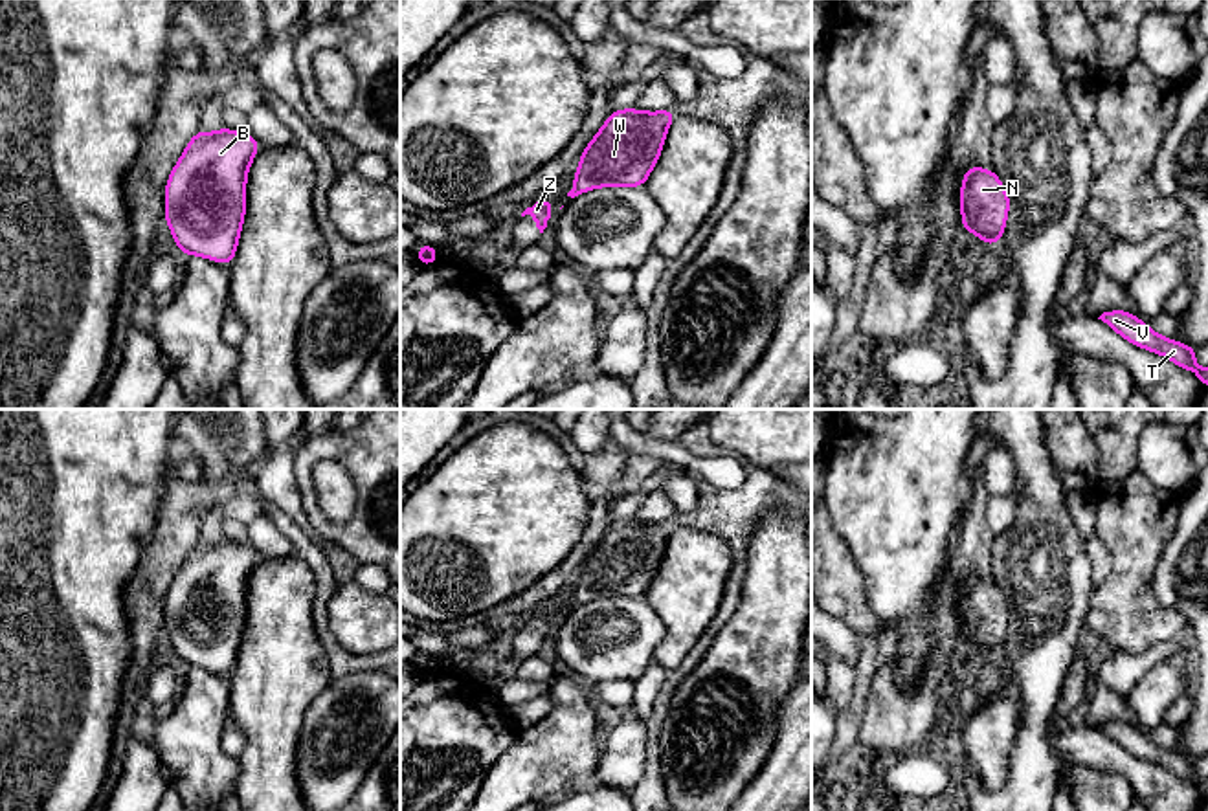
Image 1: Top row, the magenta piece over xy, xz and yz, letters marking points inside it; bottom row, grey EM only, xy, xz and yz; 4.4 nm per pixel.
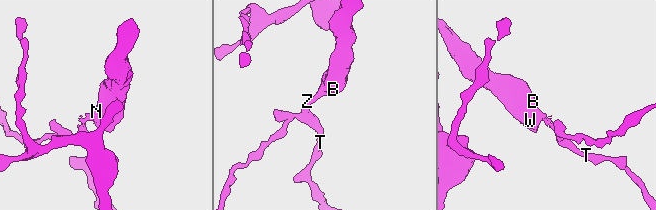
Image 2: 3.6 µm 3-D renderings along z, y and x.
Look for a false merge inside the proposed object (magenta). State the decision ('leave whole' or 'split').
leave whole

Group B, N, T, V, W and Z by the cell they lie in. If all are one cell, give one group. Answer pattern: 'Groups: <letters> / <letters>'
Groups: B N T V W Z

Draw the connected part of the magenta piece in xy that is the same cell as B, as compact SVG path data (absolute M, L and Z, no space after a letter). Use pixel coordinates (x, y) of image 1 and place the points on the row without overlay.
M226 538L211 545L196 541L165 596L165 631L182 664L229 677L246 624L246 585L257 561L259 554L252 545Z

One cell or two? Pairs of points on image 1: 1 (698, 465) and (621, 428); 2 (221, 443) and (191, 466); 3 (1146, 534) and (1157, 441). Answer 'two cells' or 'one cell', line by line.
1: one cell
2: two cells
3: two cells

